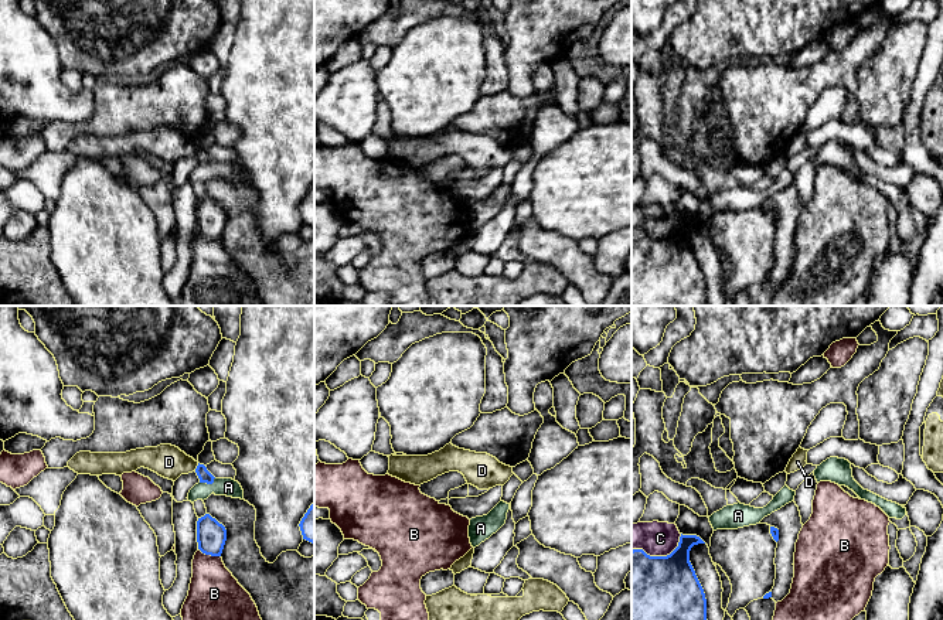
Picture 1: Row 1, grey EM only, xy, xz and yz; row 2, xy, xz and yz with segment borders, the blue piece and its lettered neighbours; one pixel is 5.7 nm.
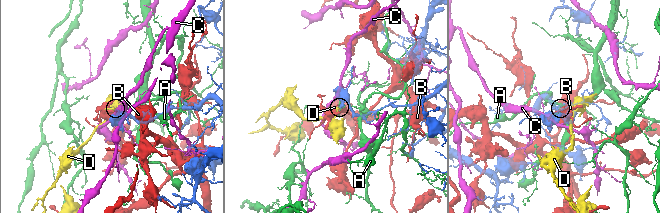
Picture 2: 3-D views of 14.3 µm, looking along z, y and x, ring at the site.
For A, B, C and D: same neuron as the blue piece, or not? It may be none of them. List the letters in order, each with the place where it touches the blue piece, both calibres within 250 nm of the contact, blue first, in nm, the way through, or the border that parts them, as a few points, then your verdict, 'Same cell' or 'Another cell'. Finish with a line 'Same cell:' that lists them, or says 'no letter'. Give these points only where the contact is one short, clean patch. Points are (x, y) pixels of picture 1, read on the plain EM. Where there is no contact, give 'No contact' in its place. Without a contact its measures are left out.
A: Touches blue at xy (208, 166). Thickness 70 nm (blue) against 100 nm. Another cell
B: Touches blue at xy (210, 237). Thickness 170 nm (blue) against 300 nm. Another cell
C: Touches blue at yz (660, 239). Thickness 500 nm (blue) against 190 nm. Another cell
D: Touches blue at xy (197, 150). Thickness 70 nm (blue) against 190 nm. Boundary: xy (198, 146), (194, 153). Another cell
Same cell: no letter

